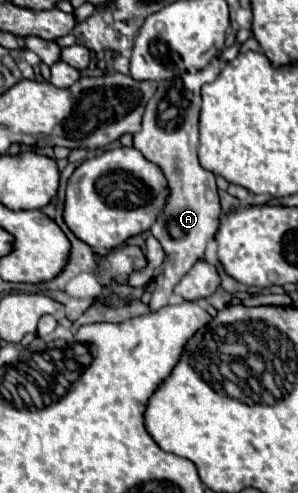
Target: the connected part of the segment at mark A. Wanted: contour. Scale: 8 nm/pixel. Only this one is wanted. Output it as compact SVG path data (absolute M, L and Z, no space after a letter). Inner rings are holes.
M213 58L211 64L195 74L185 72L183 76L175 76L171 80L159 82L157 92L147 104L141 132L133 136L135 148L141 154L155 162L167 176L171 196L163 214L151 228L151 234L161 242L165 250L165 260L161 264L161 272L157 276L157 284L153 290L153 298L149 302L151 310L159 310L167 306L169 296L173 294L175 284L189 272L189 268L203 258L207 242L219 228L219 196L215 186L215 174L201 168L197 160L197 146L199 146L199 108L201 108L201 86L205 82L213 82L221 70L221 60Z

